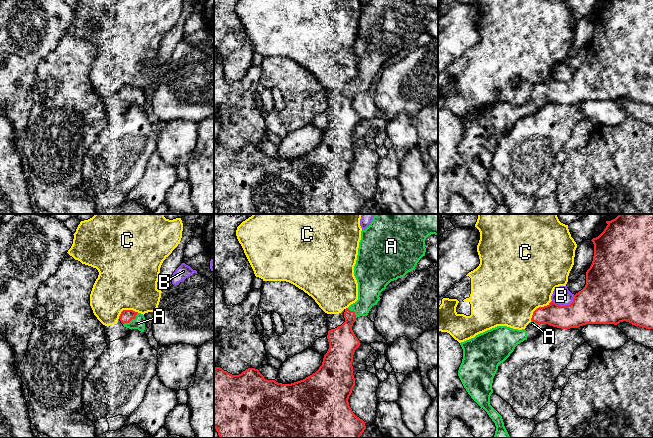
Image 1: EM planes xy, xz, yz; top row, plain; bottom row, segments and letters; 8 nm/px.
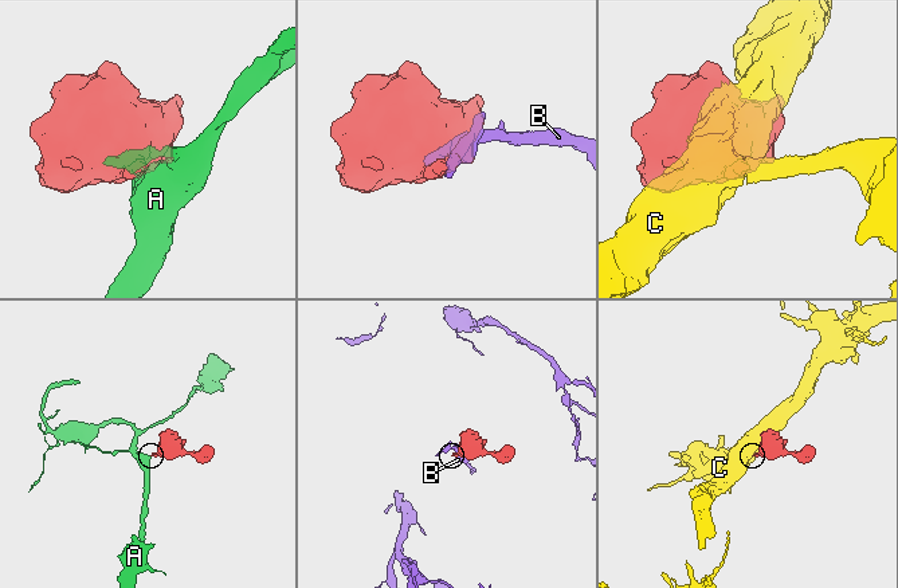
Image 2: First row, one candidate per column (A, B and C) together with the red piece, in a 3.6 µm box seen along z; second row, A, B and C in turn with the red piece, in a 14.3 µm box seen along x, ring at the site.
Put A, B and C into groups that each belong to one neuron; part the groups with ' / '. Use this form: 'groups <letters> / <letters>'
groups A / B / C

